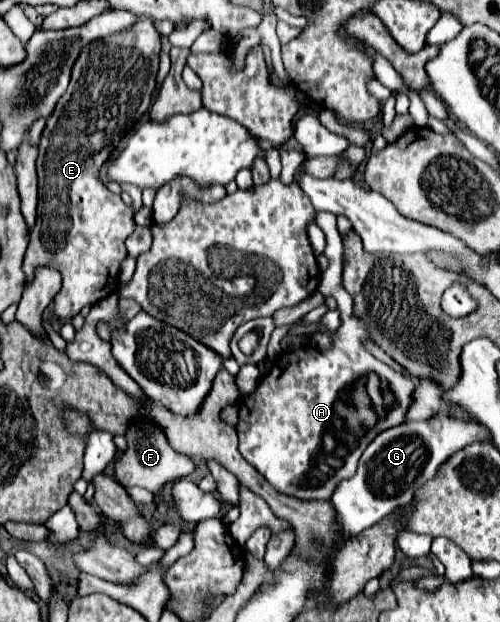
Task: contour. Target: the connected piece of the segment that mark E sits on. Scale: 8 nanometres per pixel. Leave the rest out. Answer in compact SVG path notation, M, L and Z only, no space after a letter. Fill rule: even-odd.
M141 19L119 39L107 39L109 45L87 45L71 73L71 83L65 95L59 99L53 115L47 119L39 141L37 177L39 177L39 205L37 223L29 231L29 247L23 261L27 279L33 277L37 265L51 265L63 275L63 287L55 295L55 313L61 319L75 317L83 305L93 305L111 295L119 287L119 267L127 257L125 239L133 233L133 209L127 207L121 195L113 195L101 181L101 167L109 161L121 139L145 117L151 107L155 91L155 75L159 69L161 35L151 19Z

